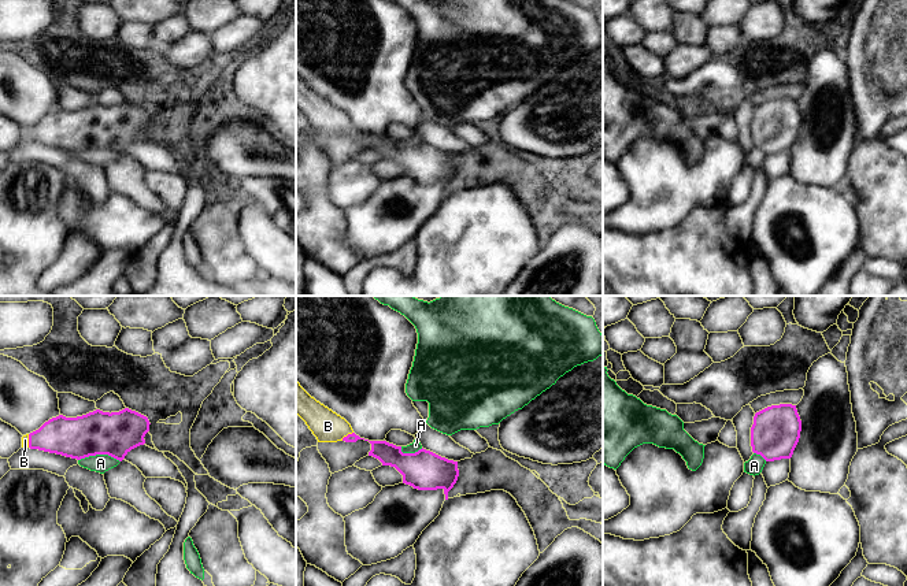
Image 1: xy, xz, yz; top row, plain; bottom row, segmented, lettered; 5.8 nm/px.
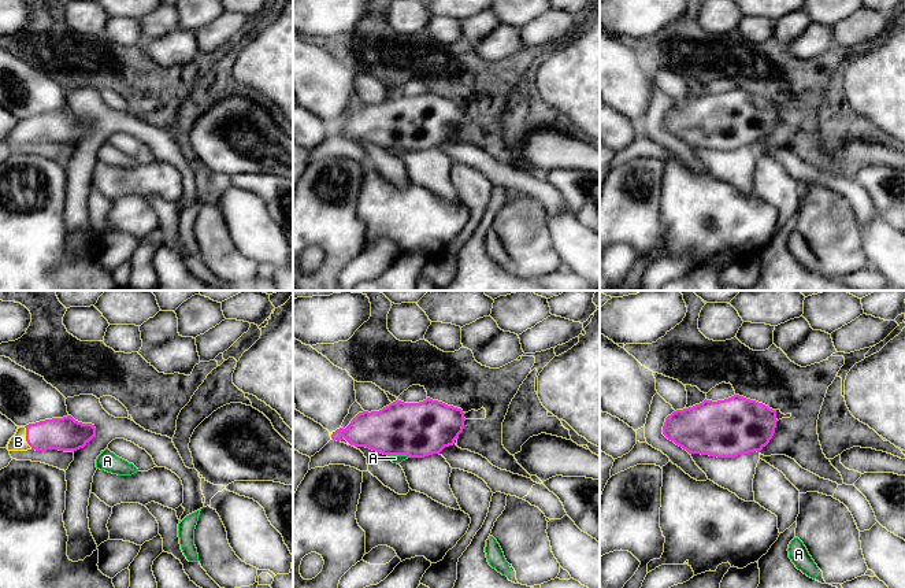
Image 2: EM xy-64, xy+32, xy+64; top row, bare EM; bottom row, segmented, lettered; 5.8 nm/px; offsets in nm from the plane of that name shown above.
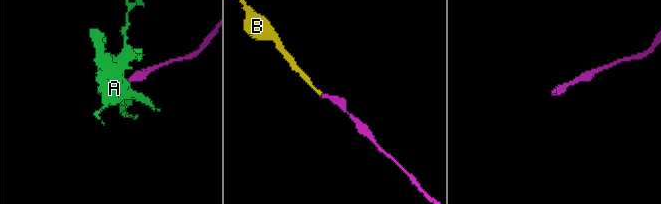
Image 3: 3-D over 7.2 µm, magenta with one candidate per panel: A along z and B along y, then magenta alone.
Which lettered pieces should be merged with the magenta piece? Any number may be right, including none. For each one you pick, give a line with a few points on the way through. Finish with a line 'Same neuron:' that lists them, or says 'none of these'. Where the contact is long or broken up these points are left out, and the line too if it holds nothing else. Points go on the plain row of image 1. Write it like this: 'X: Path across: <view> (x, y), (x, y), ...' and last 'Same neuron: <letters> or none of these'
B: Path across: xz (385, 145), (367, 133), (348, 128), (328, 119)
Same neuron: B

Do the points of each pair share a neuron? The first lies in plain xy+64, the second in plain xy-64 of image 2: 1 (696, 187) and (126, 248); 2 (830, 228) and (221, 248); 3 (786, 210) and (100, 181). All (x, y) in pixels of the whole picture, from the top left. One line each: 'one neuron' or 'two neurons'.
1: two neurons
2: one neuron
3: one neuron

